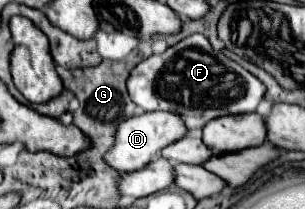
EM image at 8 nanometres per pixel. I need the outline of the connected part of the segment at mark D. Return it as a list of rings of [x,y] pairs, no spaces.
[[[153,111],[153,113],[141,113],[129,119],[123,119],[117,125],[115,131],[115,141],[111,145],[111,149],[103,155],[105,163],[111,169],[117,169],[119,173],[129,173],[133,169],[141,169],[145,167],[153,155],[157,155],[163,147],[167,147],[171,141],[181,139],[183,135],[187,135],[187,127],[181,121],[179,115],[175,113],[165,113],[165,111]]]

